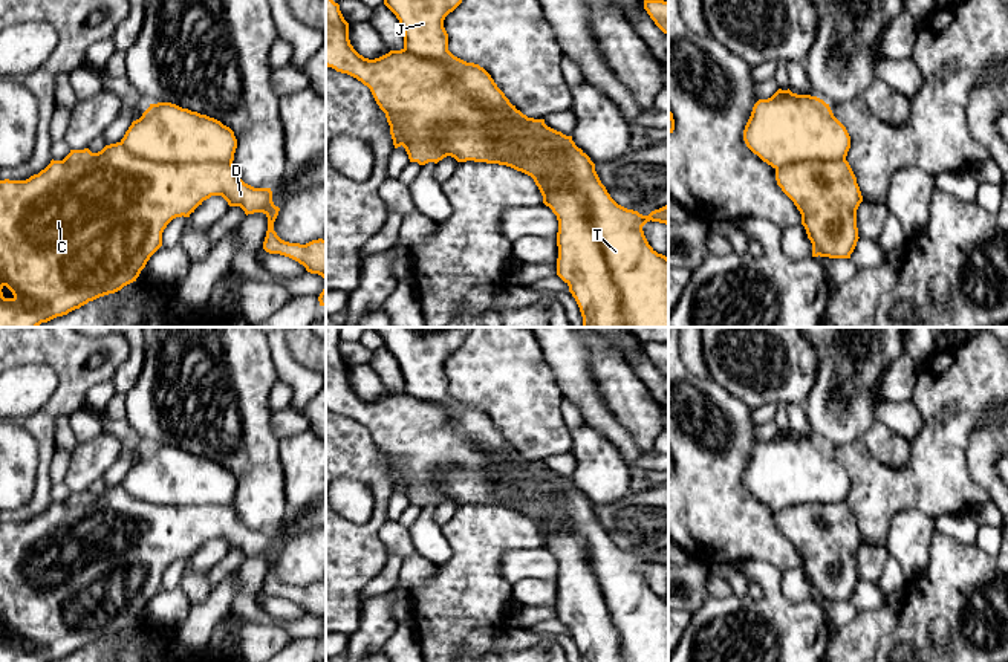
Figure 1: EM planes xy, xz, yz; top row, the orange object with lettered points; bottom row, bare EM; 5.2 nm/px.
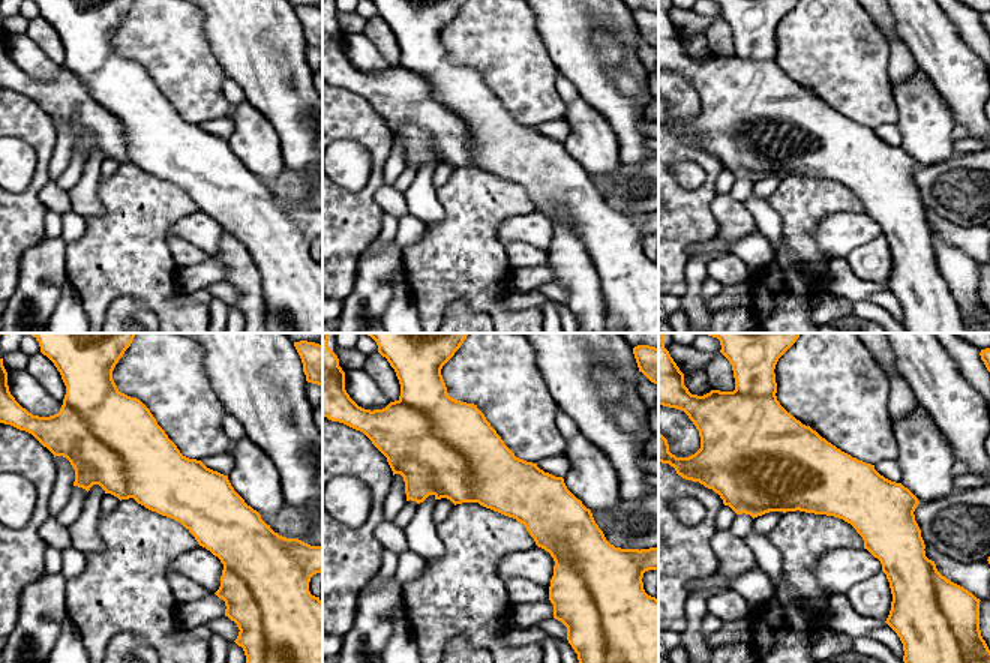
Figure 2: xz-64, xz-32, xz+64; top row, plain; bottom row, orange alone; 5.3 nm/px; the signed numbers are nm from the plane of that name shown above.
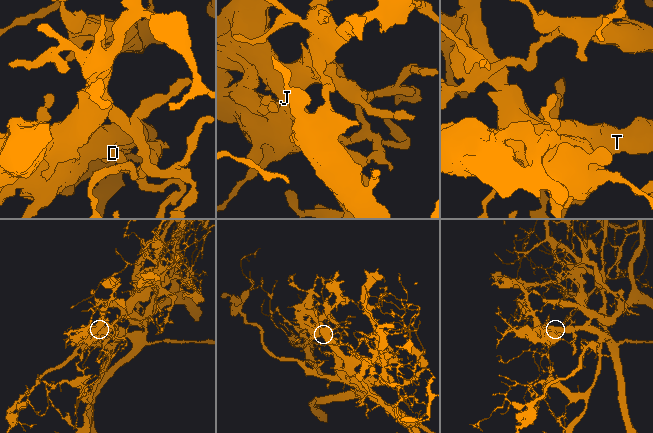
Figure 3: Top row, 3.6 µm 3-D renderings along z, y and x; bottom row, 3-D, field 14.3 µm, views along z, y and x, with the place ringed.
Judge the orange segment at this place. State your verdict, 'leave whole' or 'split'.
split

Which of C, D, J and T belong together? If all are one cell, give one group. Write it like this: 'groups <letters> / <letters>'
groups C D / J T

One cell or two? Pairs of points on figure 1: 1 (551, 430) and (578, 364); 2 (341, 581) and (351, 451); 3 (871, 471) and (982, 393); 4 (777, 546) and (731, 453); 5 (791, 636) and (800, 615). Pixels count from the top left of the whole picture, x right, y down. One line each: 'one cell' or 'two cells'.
1: two cells
2: one cell
3: one cell
4: one cell
5: one cell

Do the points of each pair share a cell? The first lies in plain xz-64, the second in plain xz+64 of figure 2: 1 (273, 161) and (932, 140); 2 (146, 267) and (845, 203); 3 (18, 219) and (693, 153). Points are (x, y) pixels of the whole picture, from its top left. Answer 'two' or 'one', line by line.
1: one
2: one
3: one

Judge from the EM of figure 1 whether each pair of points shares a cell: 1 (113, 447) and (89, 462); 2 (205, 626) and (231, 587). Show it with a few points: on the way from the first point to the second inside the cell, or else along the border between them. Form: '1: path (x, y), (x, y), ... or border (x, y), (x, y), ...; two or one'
1: path (107, 448), (95, 456); one
2: path (205, 616), (222, 597); one

